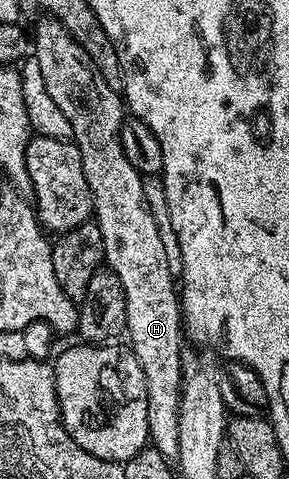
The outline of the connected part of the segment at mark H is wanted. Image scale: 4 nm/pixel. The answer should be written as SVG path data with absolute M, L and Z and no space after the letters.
M41 18L37 29L32 29L33 55L39 58L40 69L46 83L47 92L63 110L67 121L71 122L73 131L71 140L81 152L83 174L87 178L87 186L93 195L95 222L99 226L99 234L103 234L104 263L109 271L114 272L123 282L123 294L127 302L127 322L125 332L139 366L143 366L143 374L147 385L148 428L152 447L170 460L178 454L178 406L181 403L181 352L183 349L183 313L179 303L179 288L175 276L168 268L167 253L164 250L159 228L148 208L145 197L145 183L141 173L127 162L120 142L121 125L127 119L127 108L123 103L122 93L111 90L103 78L103 74L95 66L95 62L79 46L71 33L55 19Z

